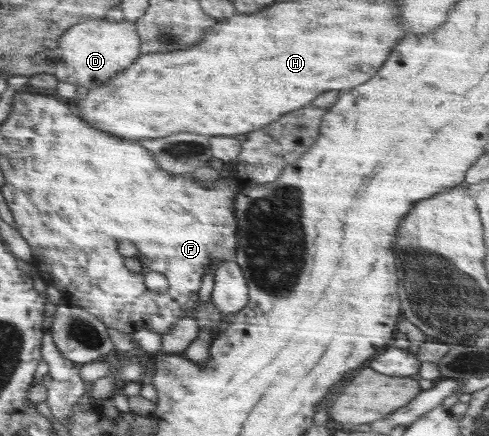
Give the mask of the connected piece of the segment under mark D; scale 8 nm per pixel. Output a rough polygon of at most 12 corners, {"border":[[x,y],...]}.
{"border":[[88,19],[52,55],[60,82],[100,87],[140,56],[134,22]]}

